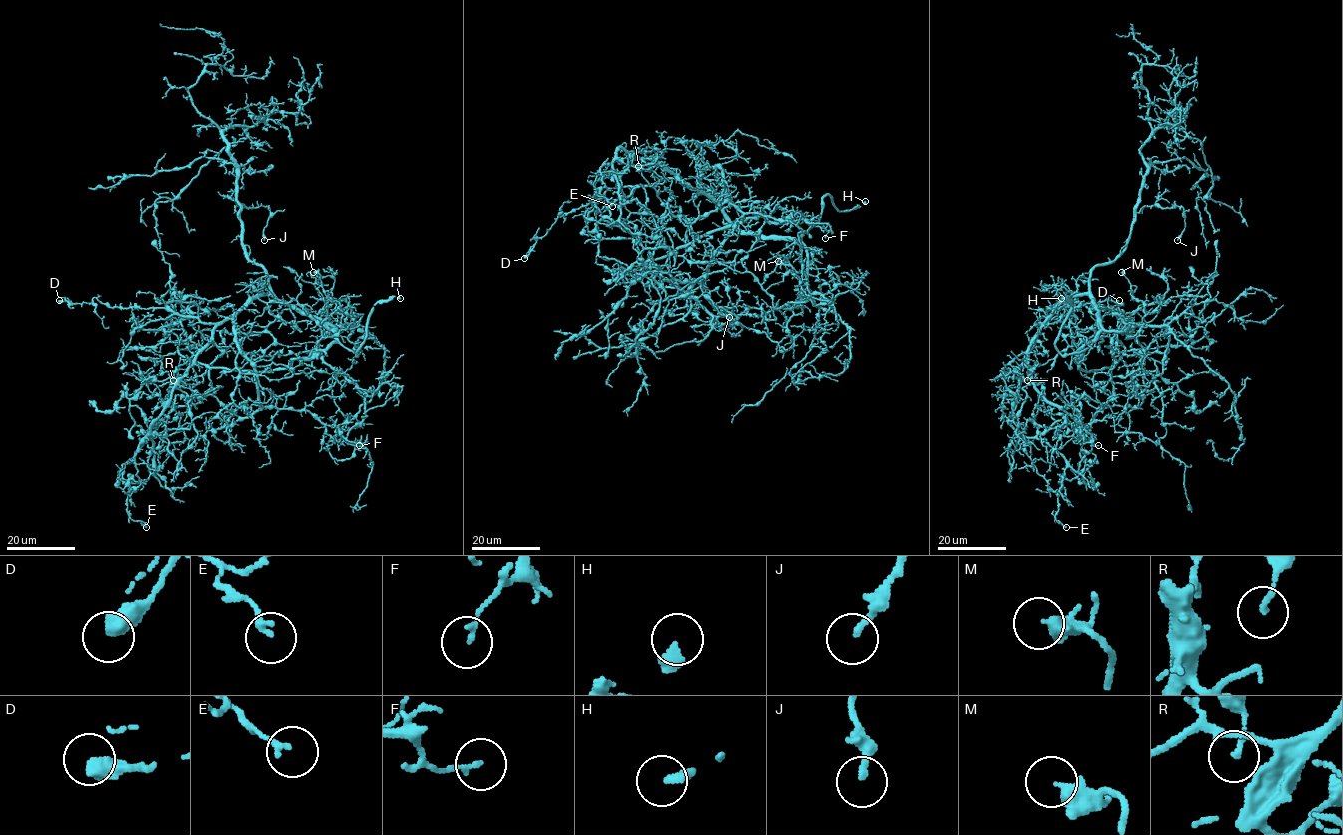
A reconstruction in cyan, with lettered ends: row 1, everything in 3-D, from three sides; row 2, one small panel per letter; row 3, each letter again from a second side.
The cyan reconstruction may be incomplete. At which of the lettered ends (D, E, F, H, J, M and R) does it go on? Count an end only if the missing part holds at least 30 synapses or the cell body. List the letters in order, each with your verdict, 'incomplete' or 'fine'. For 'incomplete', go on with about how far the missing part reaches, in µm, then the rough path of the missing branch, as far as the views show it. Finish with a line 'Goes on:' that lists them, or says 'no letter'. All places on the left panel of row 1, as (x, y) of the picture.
D: fine
E: fine
F: fine
H: incomplete | 20 µm | (400, 298), (409, 301), (416, 310), (417, 320), (422, 327), (423, 342), (418, 344)
J: fine
M: fine
R: fine
Goes on: H

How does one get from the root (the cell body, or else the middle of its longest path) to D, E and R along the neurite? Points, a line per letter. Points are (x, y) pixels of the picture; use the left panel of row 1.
D: (269, 287), (217, 323), (201, 323), (163, 308), (109, 307), (96, 298), (83, 304), (59, 300)
E: (269, 287), (214, 329), (211, 341), (139, 444), (135, 467), (140, 484), (127, 498), (126, 512), (146, 527)
R: (269, 287), (290, 307), (265, 331), (198, 331), (190, 341), (200, 347), (176, 366), (173, 380)

